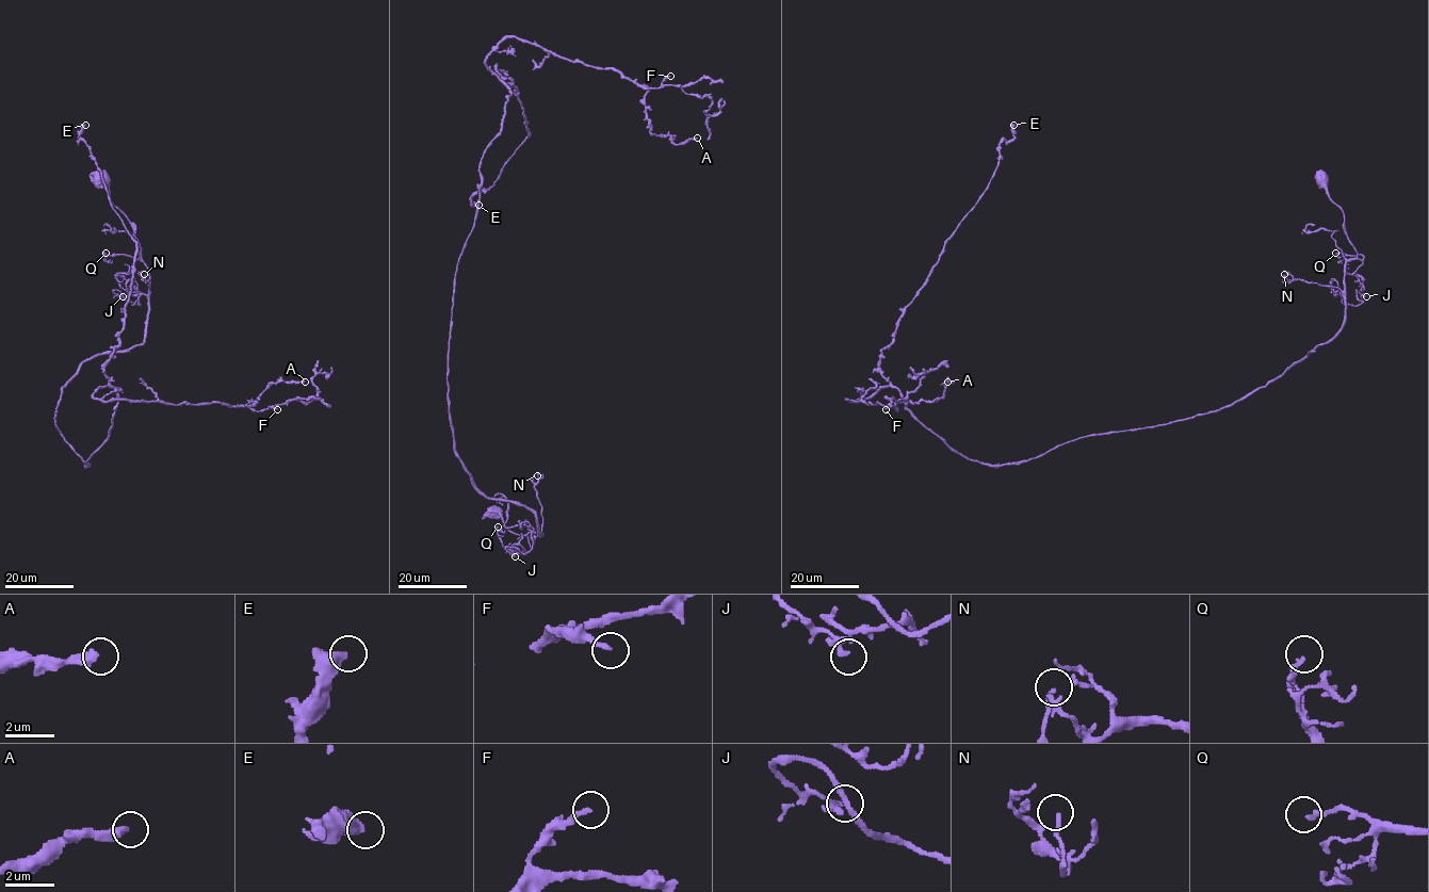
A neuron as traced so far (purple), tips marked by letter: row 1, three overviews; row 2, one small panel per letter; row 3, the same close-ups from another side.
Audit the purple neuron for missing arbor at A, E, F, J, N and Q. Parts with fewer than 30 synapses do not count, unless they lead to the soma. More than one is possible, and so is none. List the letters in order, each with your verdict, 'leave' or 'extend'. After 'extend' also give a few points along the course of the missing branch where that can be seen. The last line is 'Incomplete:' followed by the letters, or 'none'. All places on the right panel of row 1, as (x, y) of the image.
A: leave
E: leave
F: leave
J: leave
N: leave
Q: leave
Incomplete: none

